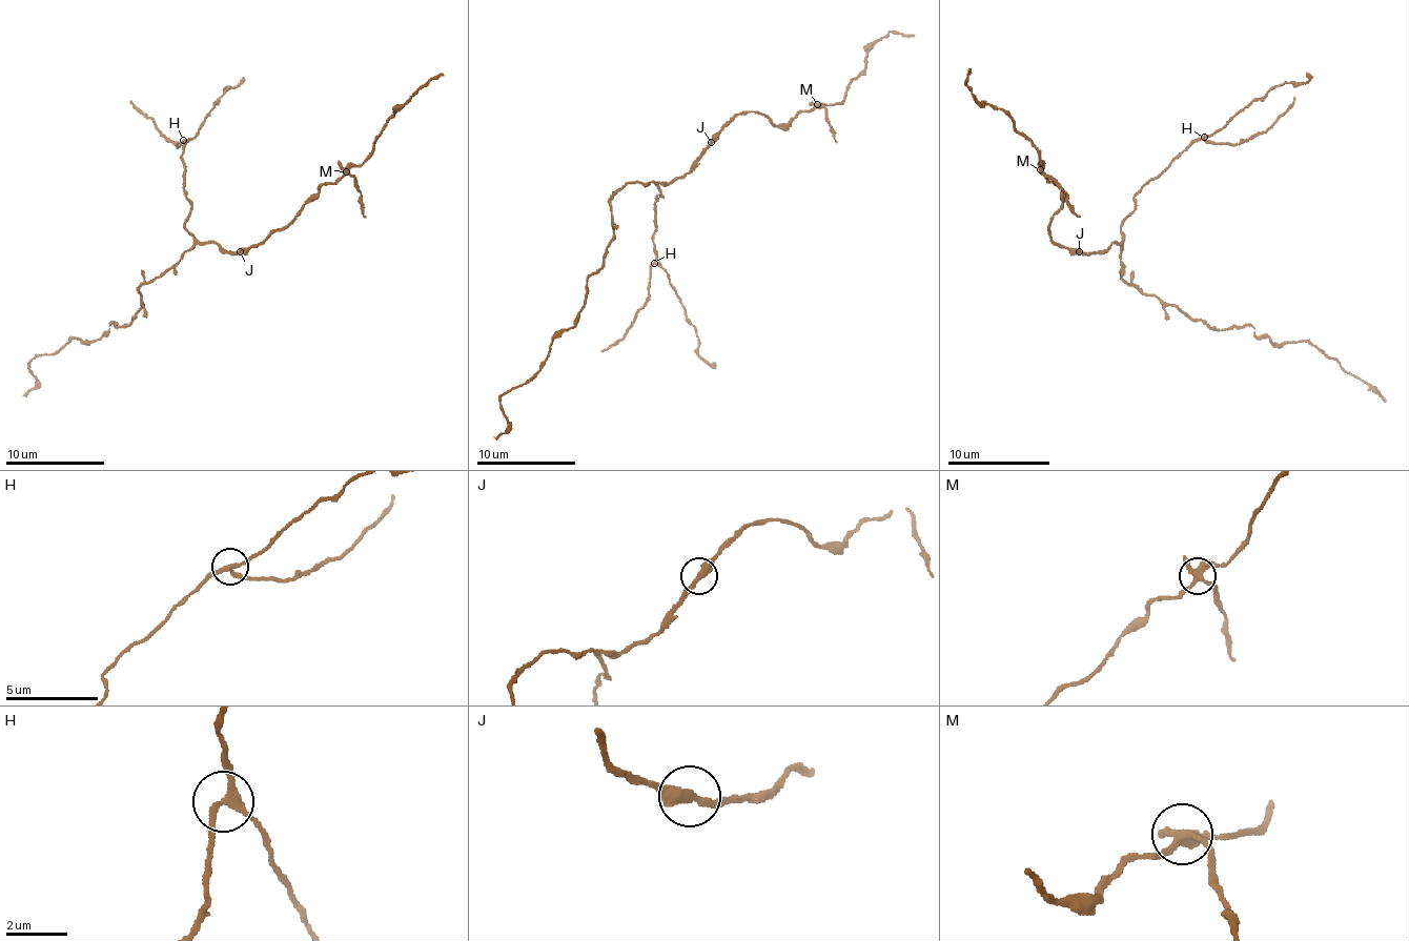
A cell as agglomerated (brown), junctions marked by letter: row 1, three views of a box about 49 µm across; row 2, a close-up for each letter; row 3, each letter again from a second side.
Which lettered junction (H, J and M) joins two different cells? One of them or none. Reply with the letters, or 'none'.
M

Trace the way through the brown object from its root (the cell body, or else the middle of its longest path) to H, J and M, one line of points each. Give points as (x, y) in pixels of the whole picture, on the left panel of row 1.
H: (185, 251), (192, 244), (192, 233), (185, 226), (190, 202), (183, 189), (183, 140)
J: (185, 251), (205, 241), (212, 241), (223, 251), (240, 251)
M: (185, 251), (205, 241), (212, 241), (223, 251), (247, 251), (280, 231), (324, 184), (337, 182), (346, 172)

